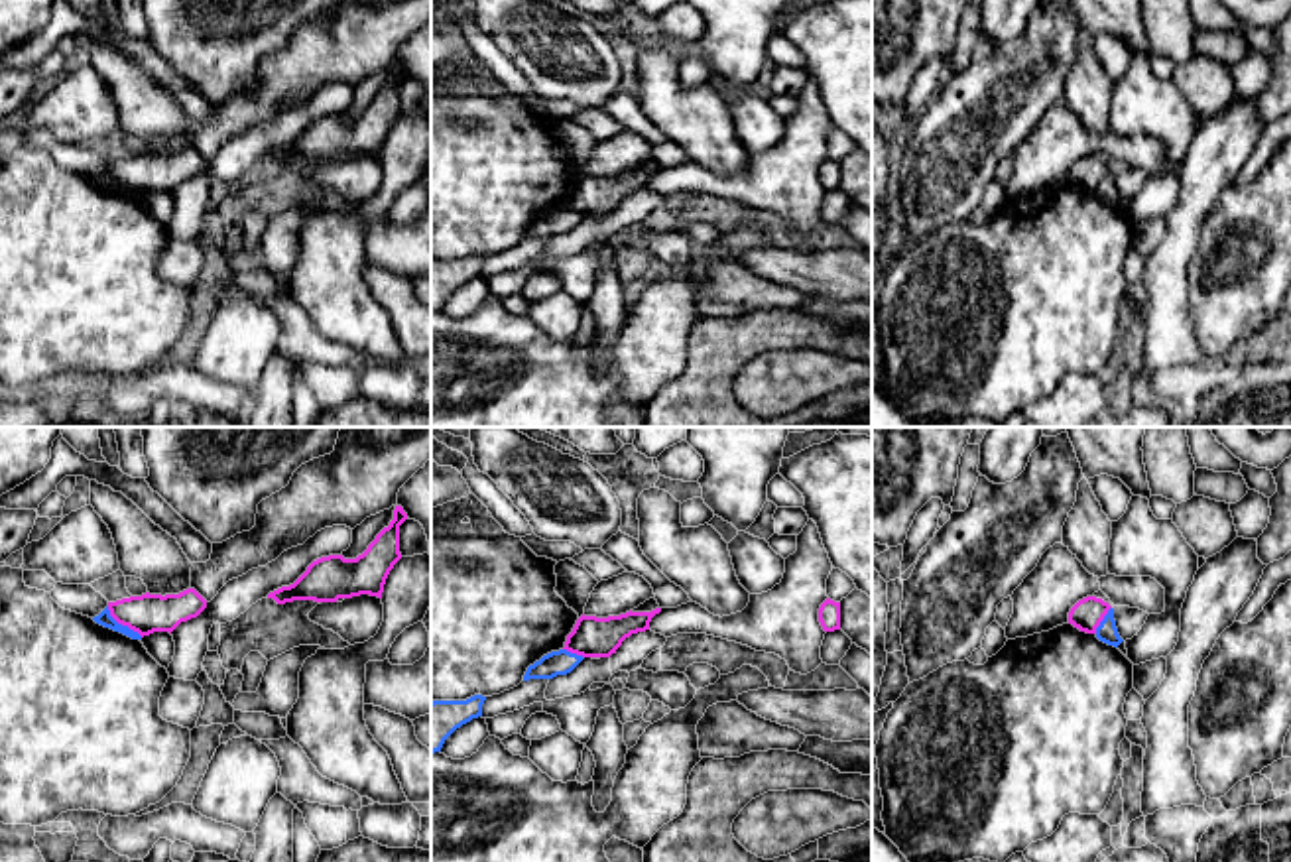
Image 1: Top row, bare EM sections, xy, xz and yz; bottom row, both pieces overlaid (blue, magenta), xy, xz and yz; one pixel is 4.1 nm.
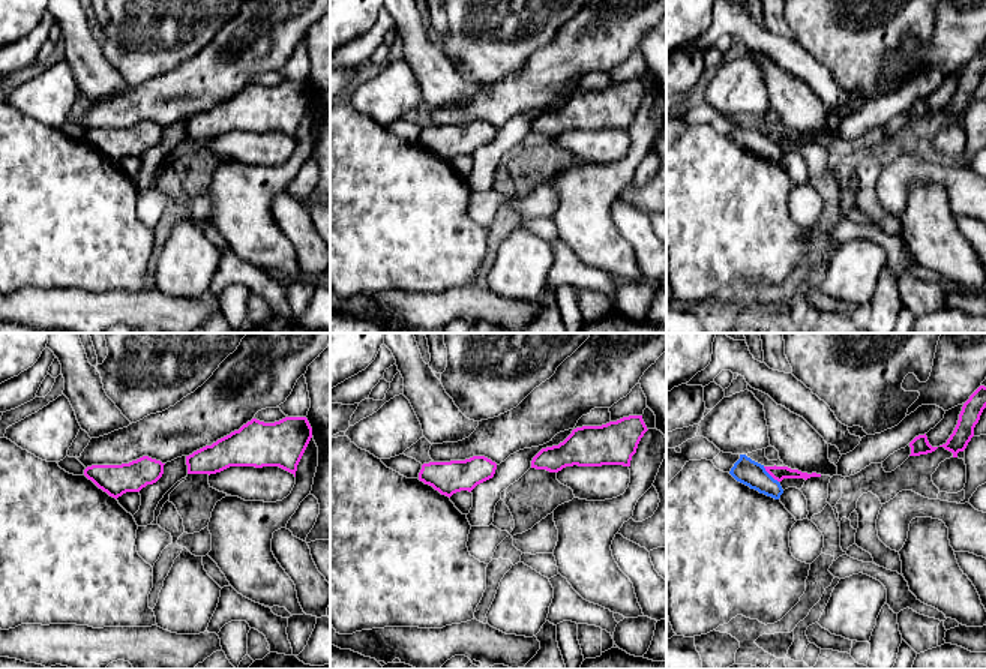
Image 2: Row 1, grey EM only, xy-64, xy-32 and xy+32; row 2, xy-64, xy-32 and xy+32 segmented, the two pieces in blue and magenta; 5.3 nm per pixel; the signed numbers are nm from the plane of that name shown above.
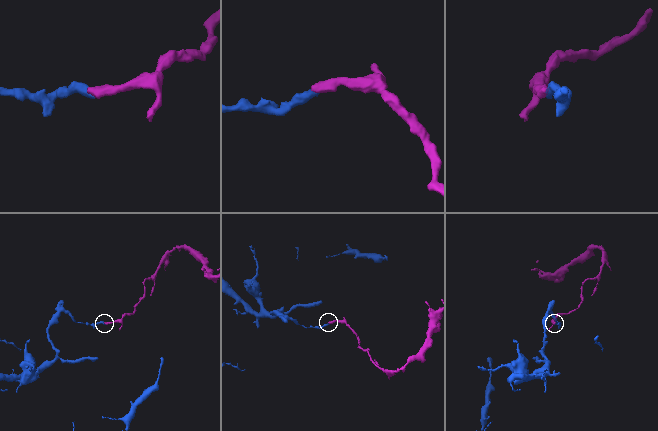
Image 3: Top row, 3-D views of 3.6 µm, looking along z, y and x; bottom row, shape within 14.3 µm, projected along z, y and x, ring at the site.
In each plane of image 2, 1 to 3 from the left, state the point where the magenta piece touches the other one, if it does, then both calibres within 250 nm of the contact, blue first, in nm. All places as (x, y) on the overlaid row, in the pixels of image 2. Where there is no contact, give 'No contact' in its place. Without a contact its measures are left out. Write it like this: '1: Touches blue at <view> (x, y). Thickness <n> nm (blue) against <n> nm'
1: No contact
2: No contact
3: Touches blue at xy+32 (769, 474). Thickness 140 nm (blue) against 80 nm

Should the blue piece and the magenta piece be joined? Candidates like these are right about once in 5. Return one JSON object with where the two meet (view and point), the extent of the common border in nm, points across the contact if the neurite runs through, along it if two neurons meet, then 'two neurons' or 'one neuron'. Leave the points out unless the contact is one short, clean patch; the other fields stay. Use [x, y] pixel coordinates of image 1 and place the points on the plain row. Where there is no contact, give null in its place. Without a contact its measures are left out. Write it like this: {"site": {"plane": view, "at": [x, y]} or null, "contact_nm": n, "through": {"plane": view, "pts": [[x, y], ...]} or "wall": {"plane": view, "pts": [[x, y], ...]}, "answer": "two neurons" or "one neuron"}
{"site": {"plane": "xy", "at": [121, 184]}, "contact_nm": 200, "wall": {"plane": "xy", "pts": [[107, 166], [119, 182], [142, 195]]}, "answer": "two neurons"}

